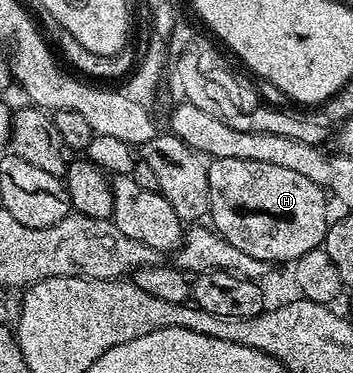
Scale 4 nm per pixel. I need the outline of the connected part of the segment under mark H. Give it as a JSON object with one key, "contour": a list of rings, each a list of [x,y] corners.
{"contour":[[[219,159],[208,165],[209,172],[209,222],[216,234],[223,237],[233,248],[241,248],[248,256],[254,256],[268,264],[287,262],[294,264],[305,252],[313,252],[323,245],[323,237],[327,234],[329,217],[327,218],[328,195],[324,189],[309,180],[308,177],[292,169],[281,168],[280,165],[261,163],[256,160]]]}

